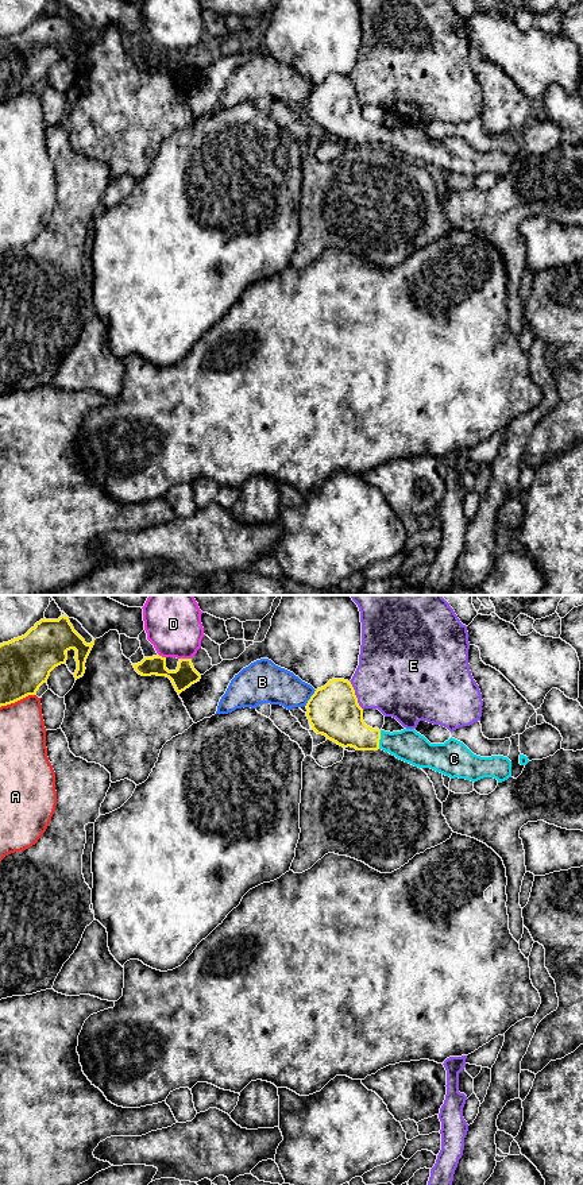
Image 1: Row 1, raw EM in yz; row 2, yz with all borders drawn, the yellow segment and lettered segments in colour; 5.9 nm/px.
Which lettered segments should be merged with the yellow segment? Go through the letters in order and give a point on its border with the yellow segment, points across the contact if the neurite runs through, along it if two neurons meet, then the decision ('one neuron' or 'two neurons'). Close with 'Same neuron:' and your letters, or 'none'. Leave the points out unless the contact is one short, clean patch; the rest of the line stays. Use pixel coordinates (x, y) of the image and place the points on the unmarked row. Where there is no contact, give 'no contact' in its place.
A: meets yellow in yz at (16, 96); two neurons
B: meets yellow in yz at (311, 93); two neurons
C: meets yellow in yz at (379, 134); runs through yz (342, 116), (365, 134), (379, 134), (408, 141); one neuron
D: meets yellow in yz at (185, 54); two neurons
E: meets yellow in yz at (355, 91); two neurons
Same neuron: C

